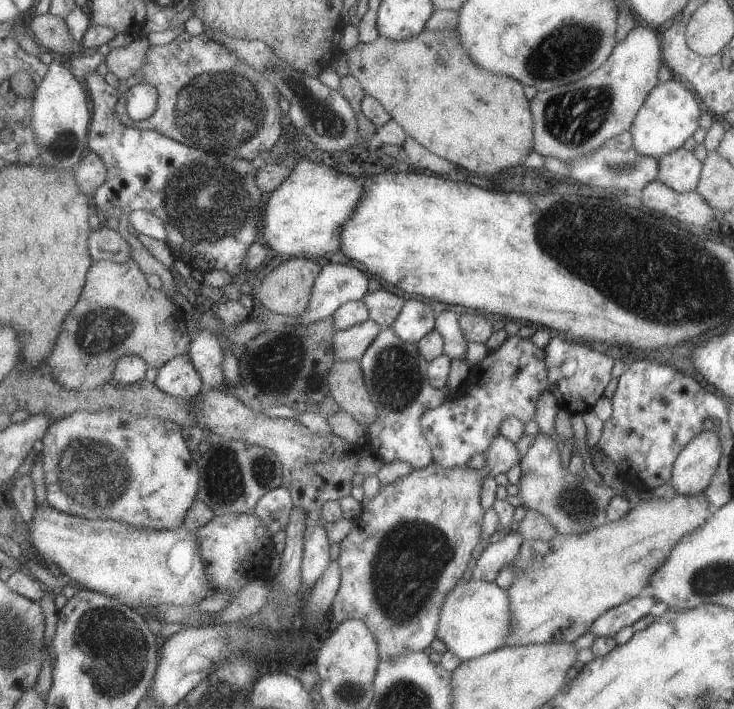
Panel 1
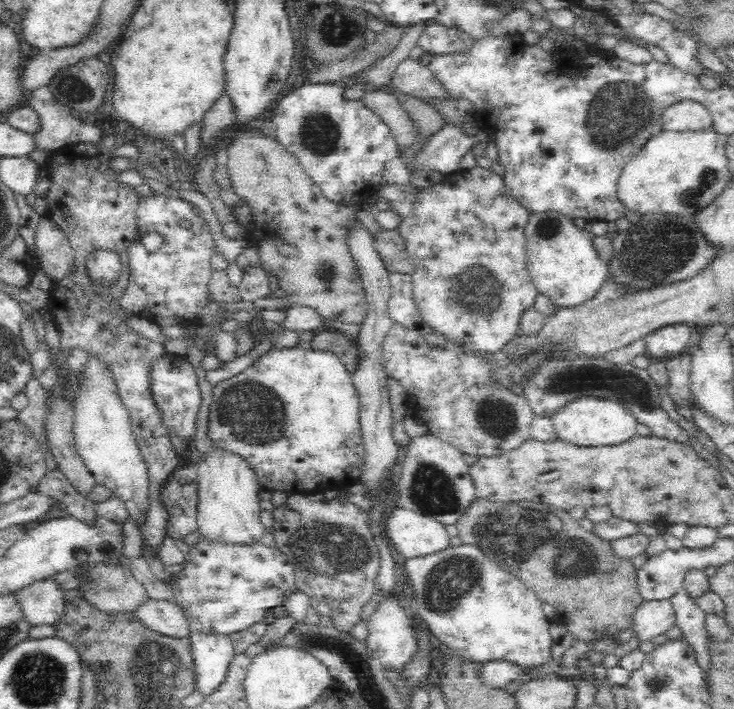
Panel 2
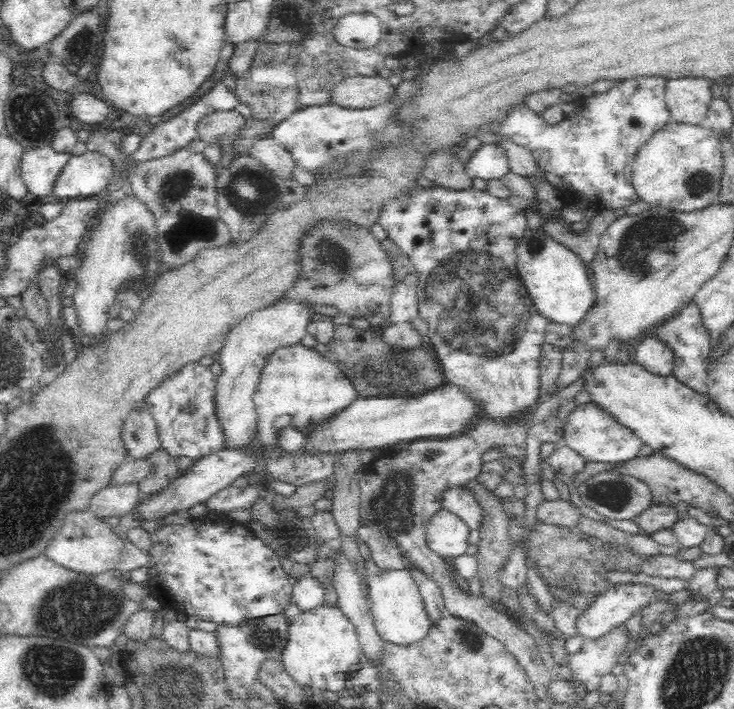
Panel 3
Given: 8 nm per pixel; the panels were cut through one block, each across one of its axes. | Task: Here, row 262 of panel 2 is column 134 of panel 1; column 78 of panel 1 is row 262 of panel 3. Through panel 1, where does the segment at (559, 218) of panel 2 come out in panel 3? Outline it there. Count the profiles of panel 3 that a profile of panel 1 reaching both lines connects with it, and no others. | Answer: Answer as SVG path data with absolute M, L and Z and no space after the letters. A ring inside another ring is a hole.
M528 228L518 244L516 260L517 277L527 290L531 304L542 317L571 327L584 320L593 306L595 295L586 264L576 254L554 241L542 228Z

